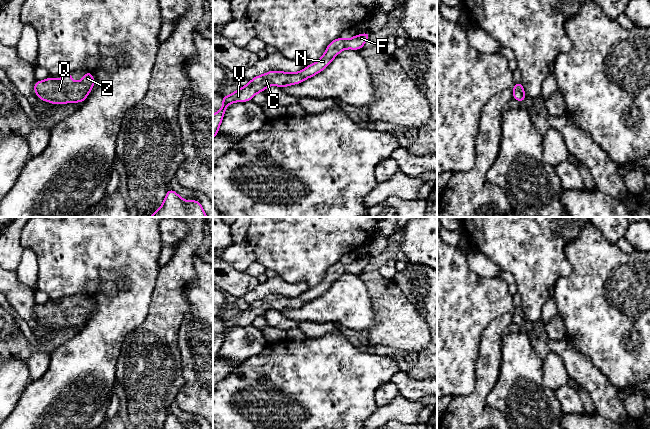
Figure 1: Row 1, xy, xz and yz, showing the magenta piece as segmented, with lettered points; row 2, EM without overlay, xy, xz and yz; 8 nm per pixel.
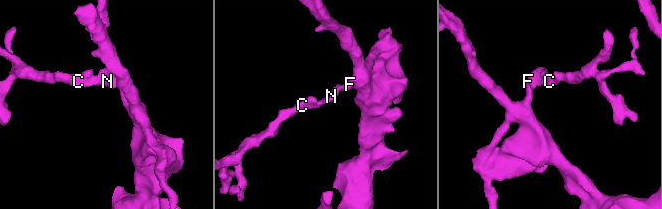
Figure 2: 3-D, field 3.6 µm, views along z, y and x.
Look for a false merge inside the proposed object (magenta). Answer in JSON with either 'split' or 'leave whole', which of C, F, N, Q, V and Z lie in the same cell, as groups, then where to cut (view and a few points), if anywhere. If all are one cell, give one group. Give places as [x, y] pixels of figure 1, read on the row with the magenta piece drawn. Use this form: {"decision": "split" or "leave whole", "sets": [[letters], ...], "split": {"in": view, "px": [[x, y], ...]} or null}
{"decision": "leave whole", "sets": [["C", "F", "N", "Q", "V", "Z"]], "split": null}

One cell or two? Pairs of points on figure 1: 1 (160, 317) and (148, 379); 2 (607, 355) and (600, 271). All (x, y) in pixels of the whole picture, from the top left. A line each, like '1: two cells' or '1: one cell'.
1: one cell
2: one cell

